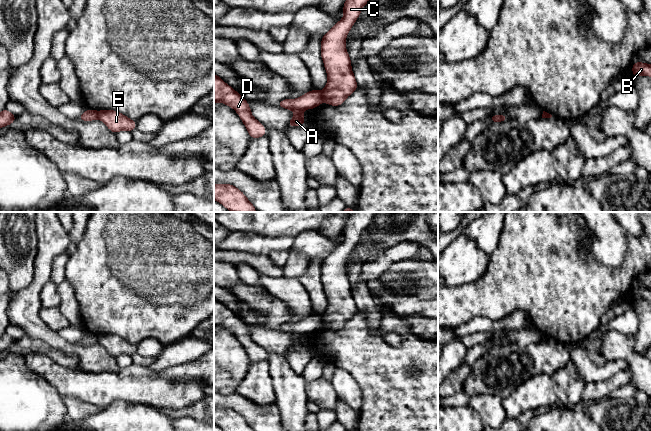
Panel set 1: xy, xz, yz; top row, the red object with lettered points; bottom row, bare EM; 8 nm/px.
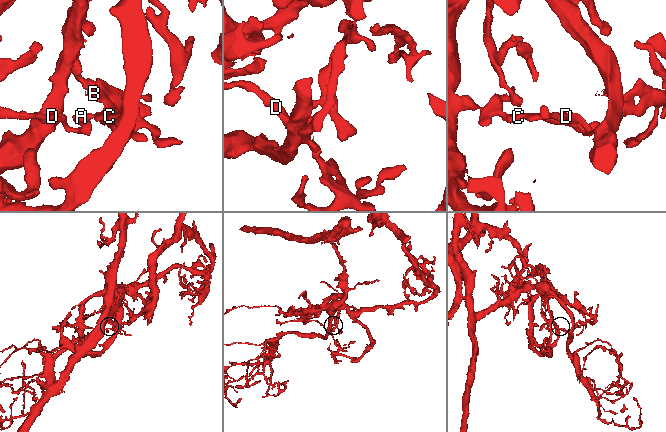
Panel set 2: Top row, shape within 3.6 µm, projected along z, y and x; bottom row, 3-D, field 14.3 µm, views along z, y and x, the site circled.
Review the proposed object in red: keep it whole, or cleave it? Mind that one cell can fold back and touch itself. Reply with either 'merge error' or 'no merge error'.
merge error

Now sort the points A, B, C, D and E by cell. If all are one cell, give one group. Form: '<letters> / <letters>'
A D / B C E

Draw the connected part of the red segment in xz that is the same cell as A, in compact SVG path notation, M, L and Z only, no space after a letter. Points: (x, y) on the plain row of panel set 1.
M311 314L297 323L284 323L280 325L277 330L290 333L295 336L295 340L291 342L288 351L302 350L306 345L303 342L305 333L313 333L321 328L322 316L318 314Z

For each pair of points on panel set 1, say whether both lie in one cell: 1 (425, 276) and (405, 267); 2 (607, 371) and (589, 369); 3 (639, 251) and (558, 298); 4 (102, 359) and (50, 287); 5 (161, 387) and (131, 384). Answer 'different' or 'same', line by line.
1: same
2: same
3: same
4: different
5: same

